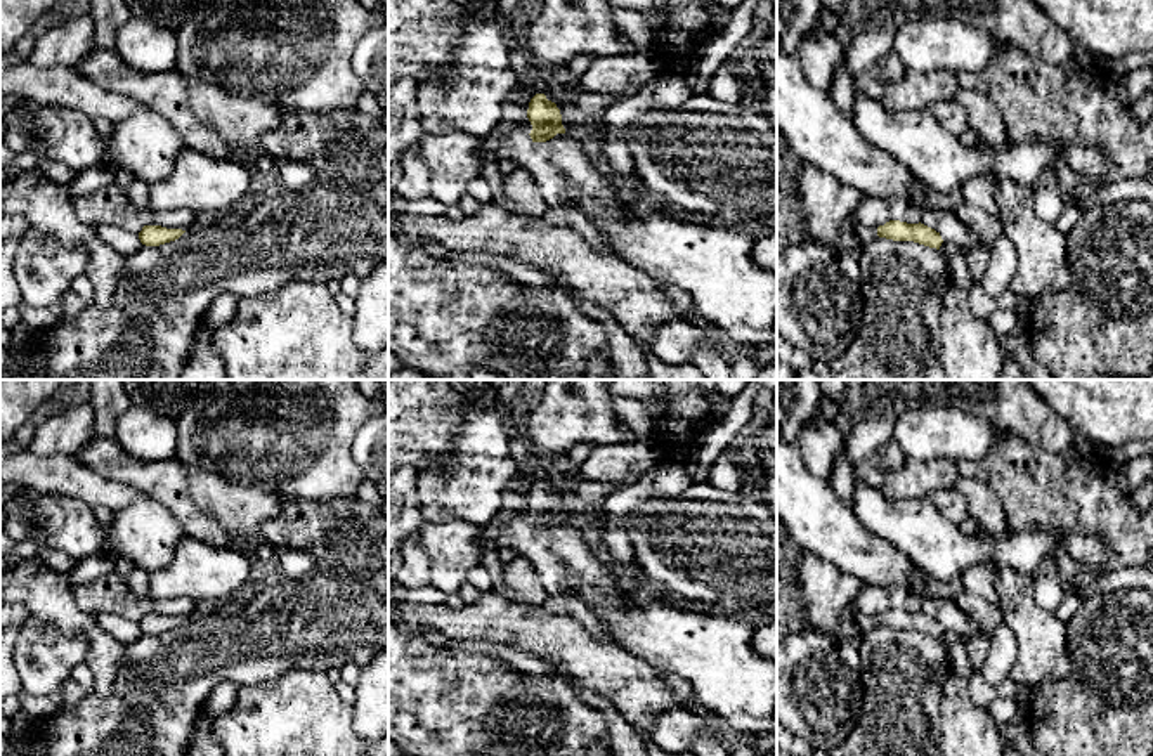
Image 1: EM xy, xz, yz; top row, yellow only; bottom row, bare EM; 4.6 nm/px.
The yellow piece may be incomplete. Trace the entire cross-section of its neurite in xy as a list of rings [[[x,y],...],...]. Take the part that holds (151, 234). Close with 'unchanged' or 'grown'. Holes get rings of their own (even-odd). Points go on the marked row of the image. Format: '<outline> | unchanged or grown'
[[[144,225],[139,232],[139,239],[146,246],[160,246],[170,241],[179,239],[186,231],[182,229],[166,229],[161,225]]] | unchanged

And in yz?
[[[889,220],[877,227],[877,236],[893,241],[914,241],[929,248],[940,250],[943,239],[940,232],[924,224],[907,224],[900,220]]] | unchanged

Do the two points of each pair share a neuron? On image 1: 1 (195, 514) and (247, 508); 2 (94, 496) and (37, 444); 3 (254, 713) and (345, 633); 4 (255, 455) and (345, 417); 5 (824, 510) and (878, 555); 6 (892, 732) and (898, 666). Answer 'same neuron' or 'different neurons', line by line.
1: different neurons
2: different neurons
3: different neurons
4: same neuron
5: same neuron
6: same neuron

